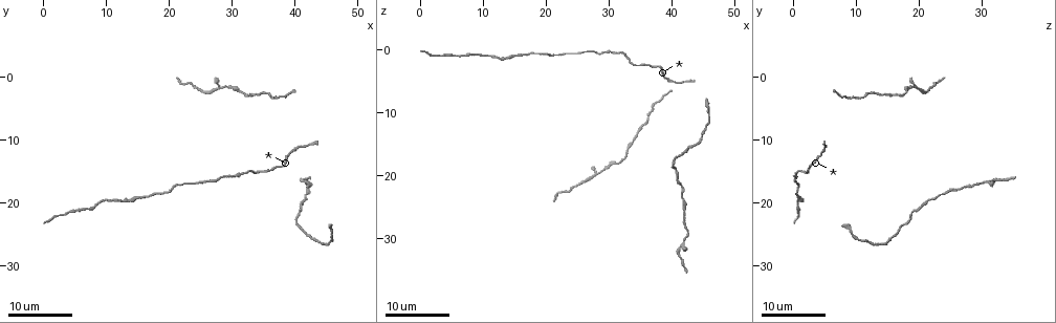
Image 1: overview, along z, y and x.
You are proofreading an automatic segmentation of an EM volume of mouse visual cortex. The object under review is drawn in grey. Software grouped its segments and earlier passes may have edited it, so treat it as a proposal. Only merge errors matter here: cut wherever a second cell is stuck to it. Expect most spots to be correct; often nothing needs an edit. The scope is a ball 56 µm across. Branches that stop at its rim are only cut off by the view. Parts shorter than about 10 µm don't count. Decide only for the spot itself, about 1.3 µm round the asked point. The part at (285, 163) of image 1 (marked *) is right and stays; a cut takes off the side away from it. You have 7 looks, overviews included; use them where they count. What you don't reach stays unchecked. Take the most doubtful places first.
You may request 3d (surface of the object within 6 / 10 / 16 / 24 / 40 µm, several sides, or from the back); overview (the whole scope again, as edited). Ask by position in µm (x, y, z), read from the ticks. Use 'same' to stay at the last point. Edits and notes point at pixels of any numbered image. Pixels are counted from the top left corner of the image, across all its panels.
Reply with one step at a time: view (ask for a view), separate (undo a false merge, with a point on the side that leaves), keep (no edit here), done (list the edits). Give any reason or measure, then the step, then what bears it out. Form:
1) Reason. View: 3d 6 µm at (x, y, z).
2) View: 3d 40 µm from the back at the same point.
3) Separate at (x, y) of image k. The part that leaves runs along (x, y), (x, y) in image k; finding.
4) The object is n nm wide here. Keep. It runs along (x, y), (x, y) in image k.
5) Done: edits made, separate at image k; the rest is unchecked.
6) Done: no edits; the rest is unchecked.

Three arms meet. View: 3d 24 µm at (28.0, 1.5, 19.5).

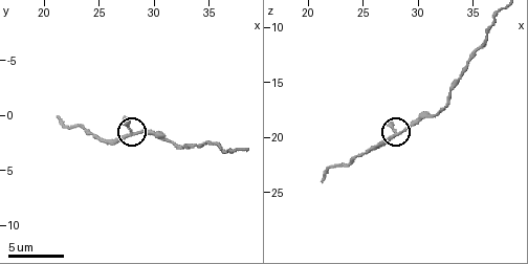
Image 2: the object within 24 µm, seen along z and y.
Zoom in. View: 3d 10 µm at (28.0, 1.6, 19.8).

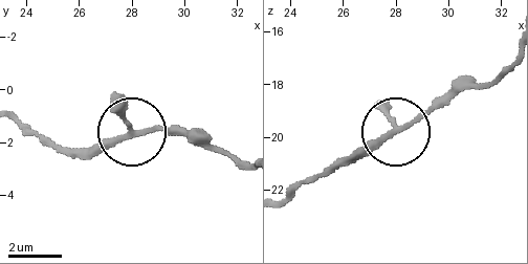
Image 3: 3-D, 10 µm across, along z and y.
The object is 190 nm wide here. Keep. All the same cell.

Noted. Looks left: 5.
Thick turns thin. View: 3d 10 µm at (33.0, 3.0, 16.2).

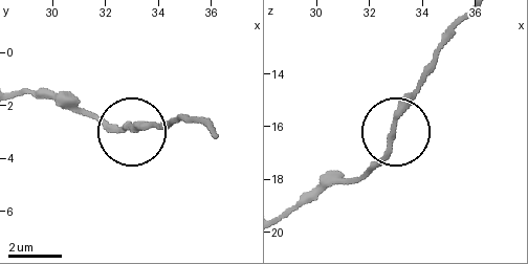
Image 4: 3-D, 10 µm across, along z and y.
The object is 200 nm wide here. Keep. All the same cell.

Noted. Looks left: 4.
Calibre changes. View: 3d 24 µm at (41.5, 19.0, 22.0).

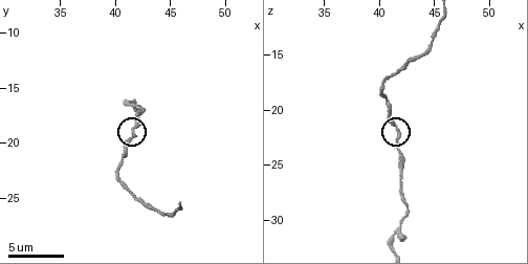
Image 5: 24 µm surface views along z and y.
View: 3d 10 µm at (41.8, 19.2, 22.0).

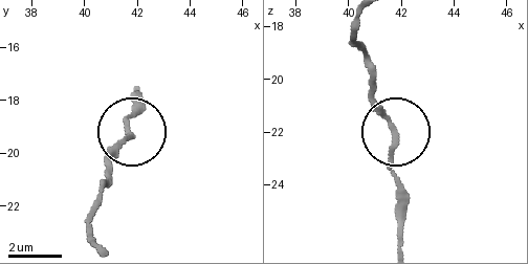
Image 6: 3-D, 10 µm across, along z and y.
Keep. It runs along (358, 17), (370, 91), (397, 138), (390, 159), (397, 204) in image 6; continuous, no second cell.

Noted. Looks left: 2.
Sudden change in width. View: 3d 16 µm at (30.0, 15.5, 0.5).

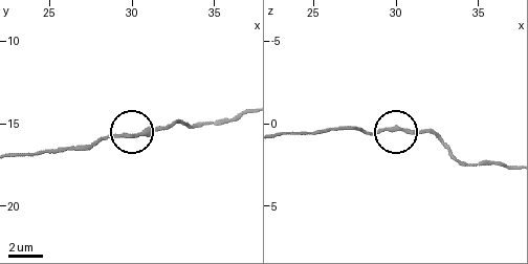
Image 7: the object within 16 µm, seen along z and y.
Closer look. View: 3d 6 µm at (29.7, 15.6, 0.5).

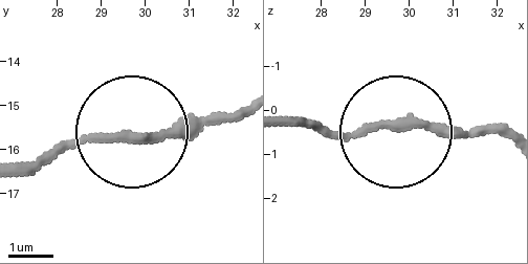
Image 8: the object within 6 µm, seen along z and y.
The object is 200 nm wide here. Keep. It runs along (238, 111), (193, 115), (148, 138), (69, 138), (24, 160) in image 8; continuous, no second cell.

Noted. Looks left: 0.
Done: no edits; the rest is unchecked.

